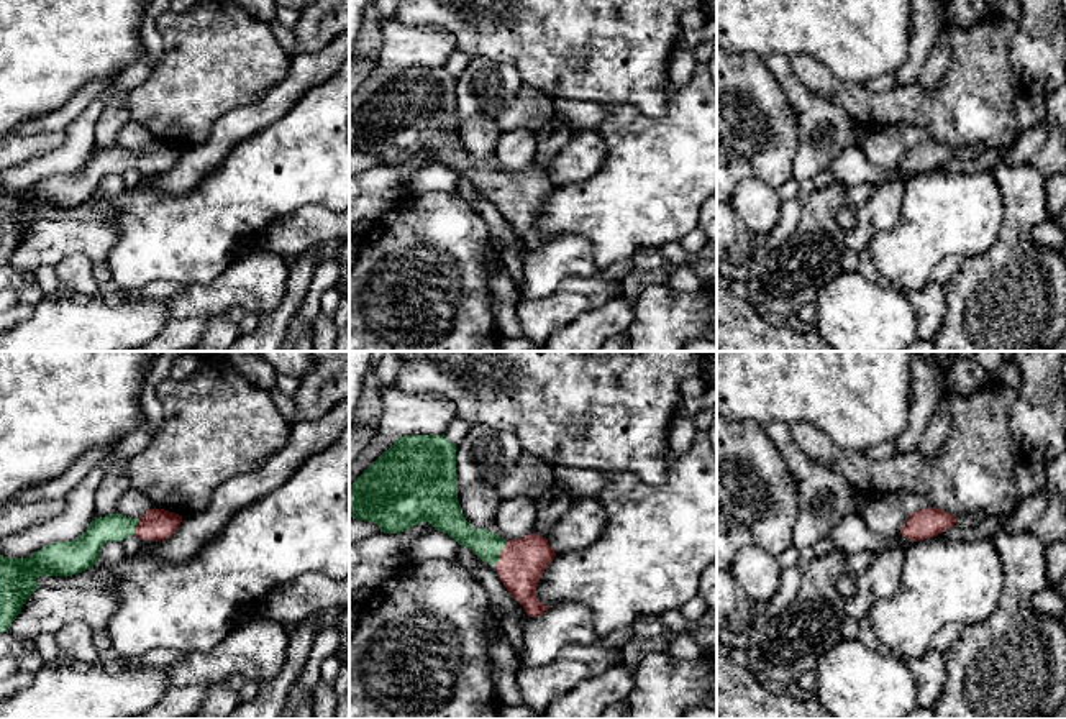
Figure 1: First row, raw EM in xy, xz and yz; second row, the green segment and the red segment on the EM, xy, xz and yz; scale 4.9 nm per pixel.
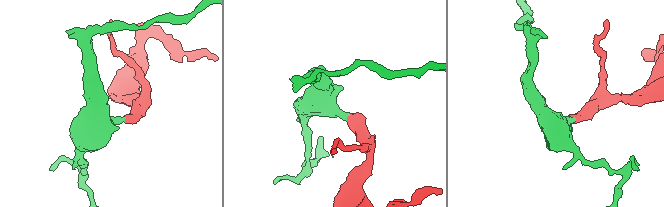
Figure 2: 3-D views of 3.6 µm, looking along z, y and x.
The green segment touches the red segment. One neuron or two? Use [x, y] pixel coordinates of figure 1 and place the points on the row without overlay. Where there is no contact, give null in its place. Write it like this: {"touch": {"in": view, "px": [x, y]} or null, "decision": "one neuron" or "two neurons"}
{"touch": {"in": "xz", "px": [501, 183]}, "decision": "one neuron"}

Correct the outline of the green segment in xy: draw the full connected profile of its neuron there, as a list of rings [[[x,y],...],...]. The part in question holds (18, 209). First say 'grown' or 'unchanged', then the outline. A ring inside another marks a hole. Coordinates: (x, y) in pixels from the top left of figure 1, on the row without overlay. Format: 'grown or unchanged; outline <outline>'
grown; outline [[[149,141],[141,151],[110,146],[95,149],[85,164],[71,174],[43,179],[26,190],[0,187],[0,266],[7,264],[21,245],[26,231],[38,222],[38,208],[72,208],[97,197],[107,174],[123,174],[130,167],[161,174],[180,158],[182,148],[164,141]]]

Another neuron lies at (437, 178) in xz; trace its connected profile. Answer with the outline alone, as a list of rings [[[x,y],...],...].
[[[435,163],[415,171],[407,181],[407,189],[410,197],[423,195],[426,192],[456,194],[459,181],[461,177],[448,166]]]

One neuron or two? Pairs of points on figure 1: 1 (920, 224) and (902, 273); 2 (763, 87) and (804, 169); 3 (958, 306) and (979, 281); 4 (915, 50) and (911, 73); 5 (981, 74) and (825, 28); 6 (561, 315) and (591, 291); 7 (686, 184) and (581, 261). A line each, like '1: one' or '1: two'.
1: one
2: two
3: one
4: one
5: two
6: one
7: two

